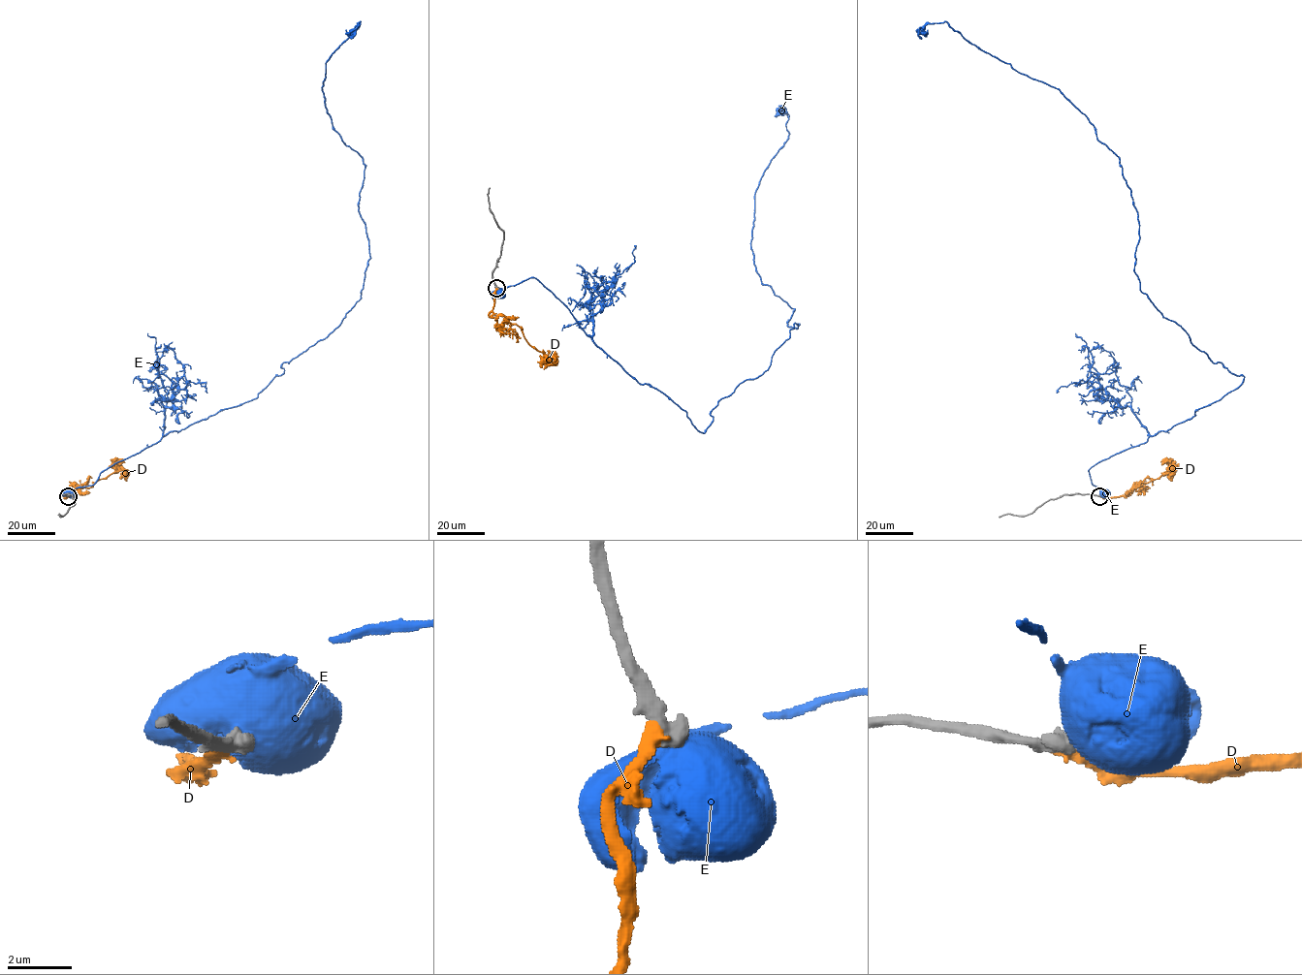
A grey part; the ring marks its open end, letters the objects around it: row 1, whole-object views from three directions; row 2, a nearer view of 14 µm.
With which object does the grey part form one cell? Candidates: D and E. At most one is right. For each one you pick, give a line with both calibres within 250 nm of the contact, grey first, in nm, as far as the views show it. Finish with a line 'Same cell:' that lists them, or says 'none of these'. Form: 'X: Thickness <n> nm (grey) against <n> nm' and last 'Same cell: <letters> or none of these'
D: Thickness 700 nm (grey) against 460 nm
Same cell: D

